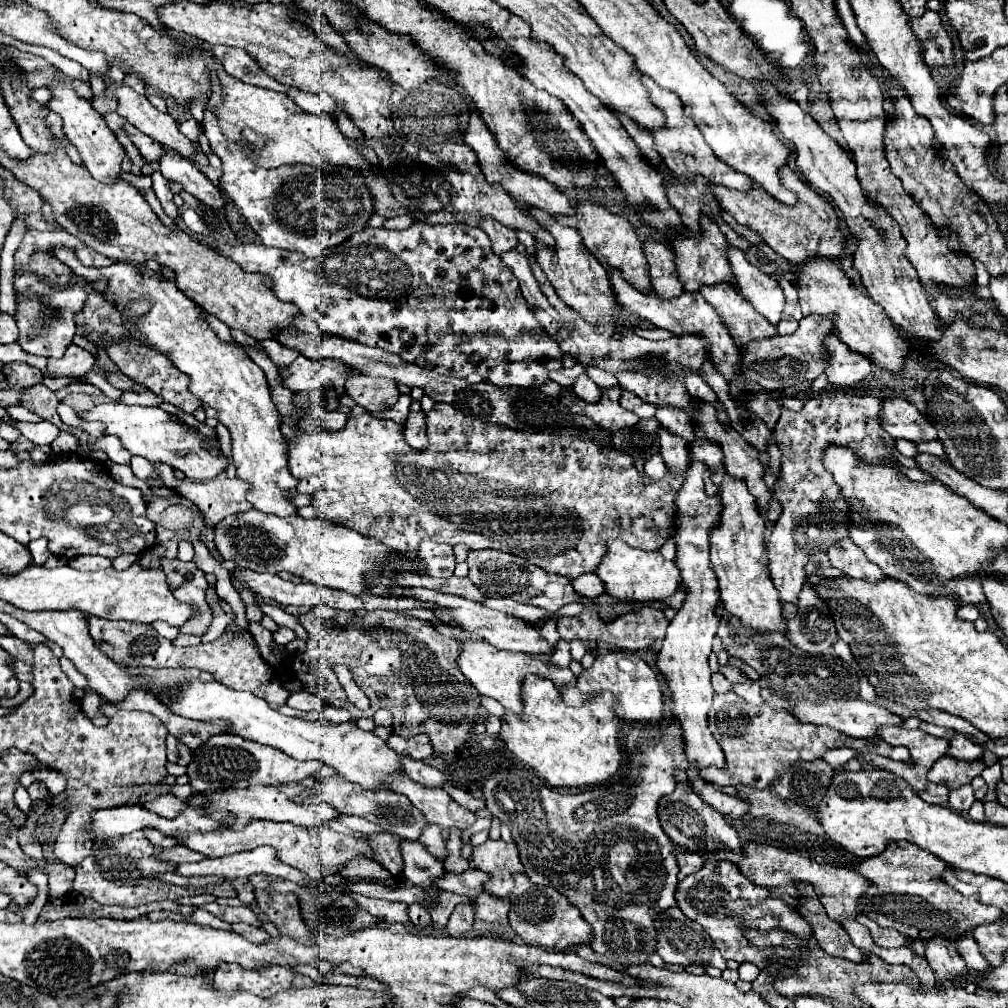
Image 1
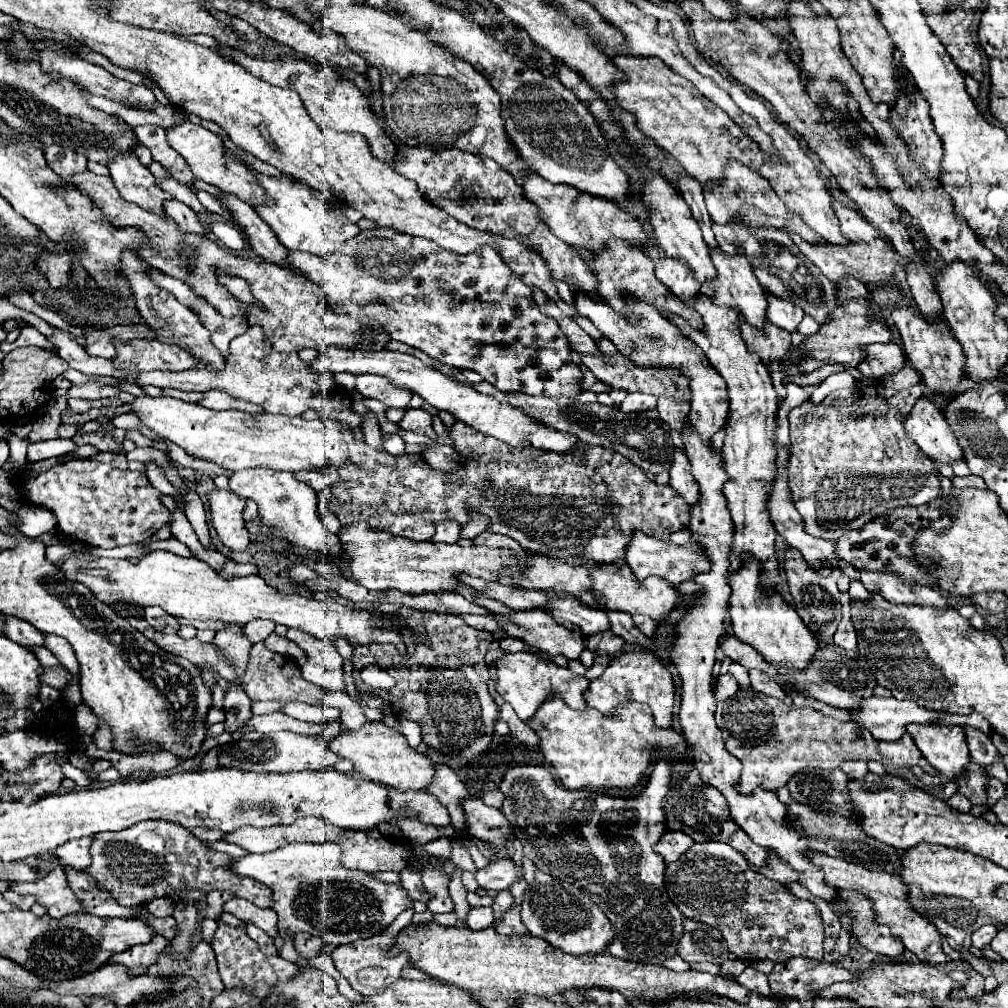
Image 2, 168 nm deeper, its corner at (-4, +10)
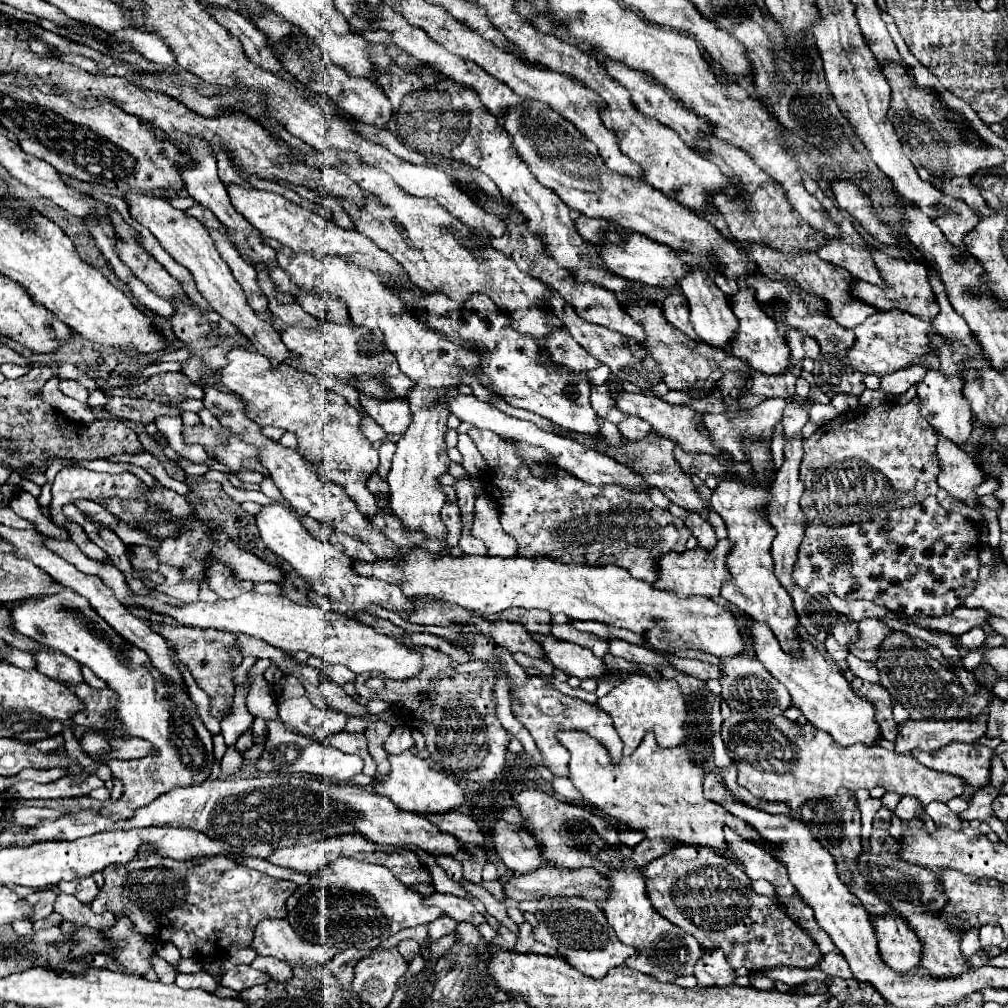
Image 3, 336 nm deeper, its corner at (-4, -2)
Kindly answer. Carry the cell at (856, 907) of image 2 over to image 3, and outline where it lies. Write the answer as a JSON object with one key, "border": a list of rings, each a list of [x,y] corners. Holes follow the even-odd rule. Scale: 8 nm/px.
{"border":[[[887,912],[871,916],[871,924],[877,934],[879,954],[889,968],[903,974],[913,966],[919,966],[921,942],[917,942],[917,936],[913,936],[913,930],[909,930],[899,914]]]}

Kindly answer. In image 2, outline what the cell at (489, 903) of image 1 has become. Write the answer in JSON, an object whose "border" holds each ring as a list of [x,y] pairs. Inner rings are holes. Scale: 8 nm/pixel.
{"border":[[[513,906],[509,912],[503,914],[503,920],[499,924],[493,924],[495,930],[499,934],[519,934],[519,936],[525,936],[527,934],[527,928],[525,924],[521,922],[521,906]]]}

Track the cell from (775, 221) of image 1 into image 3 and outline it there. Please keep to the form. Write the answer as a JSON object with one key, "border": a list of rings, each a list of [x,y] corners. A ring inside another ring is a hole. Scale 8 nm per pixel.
{"border":[[[869,248],[869,254],[873,256],[875,266],[877,266],[885,286],[877,286],[877,284],[869,284],[865,280],[853,278],[849,292],[855,298],[859,298],[861,302],[865,302],[869,306],[875,306],[877,310],[905,310],[905,312],[909,312],[913,316],[919,316],[919,318],[925,318],[925,320],[931,320],[937,314],[939,306],[937,306],[935,294],[929,286],[925,264],[913,262],[913,260],[903,260],[903,258],[893,258],[885,252],[881,252],[879,248]]]}

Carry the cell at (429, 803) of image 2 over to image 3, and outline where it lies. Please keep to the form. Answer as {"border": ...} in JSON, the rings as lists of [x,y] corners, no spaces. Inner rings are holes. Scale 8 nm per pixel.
{"border":[[[463,812],[425,814],[425,818],[429,818],[429,822],[433,822],[441,832],[455,836],[457,840],[485,846],[483,830],[479,828],[479,824],[477,824],[471,816],[467,816],[467,814],[463,814]]]}

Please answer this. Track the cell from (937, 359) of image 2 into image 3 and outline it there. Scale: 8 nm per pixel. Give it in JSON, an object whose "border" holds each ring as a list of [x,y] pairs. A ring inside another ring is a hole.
{"border":[[[929,368],[925,378],[917,384],[917,396],[921,400],[919,410],[923,414],[923,418],[943,436],[951,438],[951,442],[955,444],[963,444],[969,434],[971,434],[971,420],[973,420],[973,412],[969,402],[963,396],[963,380],[961,376],[951,376],[947,378],[941,370],[933,370]]]}

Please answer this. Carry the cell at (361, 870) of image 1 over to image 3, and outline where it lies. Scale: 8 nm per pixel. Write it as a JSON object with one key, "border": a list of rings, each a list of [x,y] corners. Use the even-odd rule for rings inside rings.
{"border":[[[433,892],[429,896],[423,896],[423,904],[437,906],[439,910],[445,910],[445,914],[449,914],[451,918],[455,918],[457,922],[473,922],[475,926],[485,922],[485,918],[475,912],[471,900],[467,900],[467,898],[457,898],[453,894]]]}

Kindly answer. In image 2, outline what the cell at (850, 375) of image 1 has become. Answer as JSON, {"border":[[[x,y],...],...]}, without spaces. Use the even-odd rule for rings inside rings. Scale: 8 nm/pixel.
{"border":[[[895,334],[893,342],[889,342],[889,344],[879,344],[879,346],[871,344],[867,360],[861,362],[857,366],[857,370],[863,372],[865,376],[885,380],[887,376],[899,372],[903,366],[905,366],[903,342],[901,342],[901,336]]]}

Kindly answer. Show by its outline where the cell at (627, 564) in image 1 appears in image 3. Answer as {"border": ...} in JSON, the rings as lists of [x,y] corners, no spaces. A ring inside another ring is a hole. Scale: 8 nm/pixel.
{"border":[[[719,540],[713,550],[693,548],[685,550],[681,554],[665,554],[657,560],[657,580],[651,584],[659,590],[675,590],[683,596],[717,596],[721,590],[721,584],[729,578],[729,572],[725,568],[725,558],[729,554],[731,546],[729,540]]]}

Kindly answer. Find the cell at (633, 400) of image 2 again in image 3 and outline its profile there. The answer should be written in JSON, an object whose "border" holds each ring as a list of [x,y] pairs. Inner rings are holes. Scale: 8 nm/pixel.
{"border":[[[627,416],[623,422],[619,422],[619,432],[631,440],[639,440],[639,438],[647,436],[649,430],[651,430],[651,426],[645,420],[635,418],[635,416]]]}

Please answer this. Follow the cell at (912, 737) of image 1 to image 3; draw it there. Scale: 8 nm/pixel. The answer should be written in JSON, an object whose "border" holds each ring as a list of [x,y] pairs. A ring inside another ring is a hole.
{"border":[[[949,742],[941,750],[913,750],[911,754],[923,766],[959,776],[967,786],[973,786],[975,790],[989,784],[989,762],[993,750],[977,742]]]}

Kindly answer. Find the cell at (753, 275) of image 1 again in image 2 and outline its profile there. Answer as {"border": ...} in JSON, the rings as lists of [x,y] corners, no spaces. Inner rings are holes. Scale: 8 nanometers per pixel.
{"border":[[[771,294],[767,298],[769,298],[769,322],[787,332],[797,332],[797,326],[801,324],[805,312],[791,300],[775,298]]]}

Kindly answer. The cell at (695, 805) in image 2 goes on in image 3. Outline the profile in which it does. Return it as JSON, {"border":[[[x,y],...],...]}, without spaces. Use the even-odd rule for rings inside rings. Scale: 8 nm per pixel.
{"border":[[[725,828],[725,840],[727,850],[733,854],[735,862],[745,870],[751,880],[763,878],[771,882],[779,896],[795,894],[793,884],[787,878],[785,866],[781,866],[781,862],[777,862],[763,846],[739,838],[739,834],[733,834],[731,828]]]}

